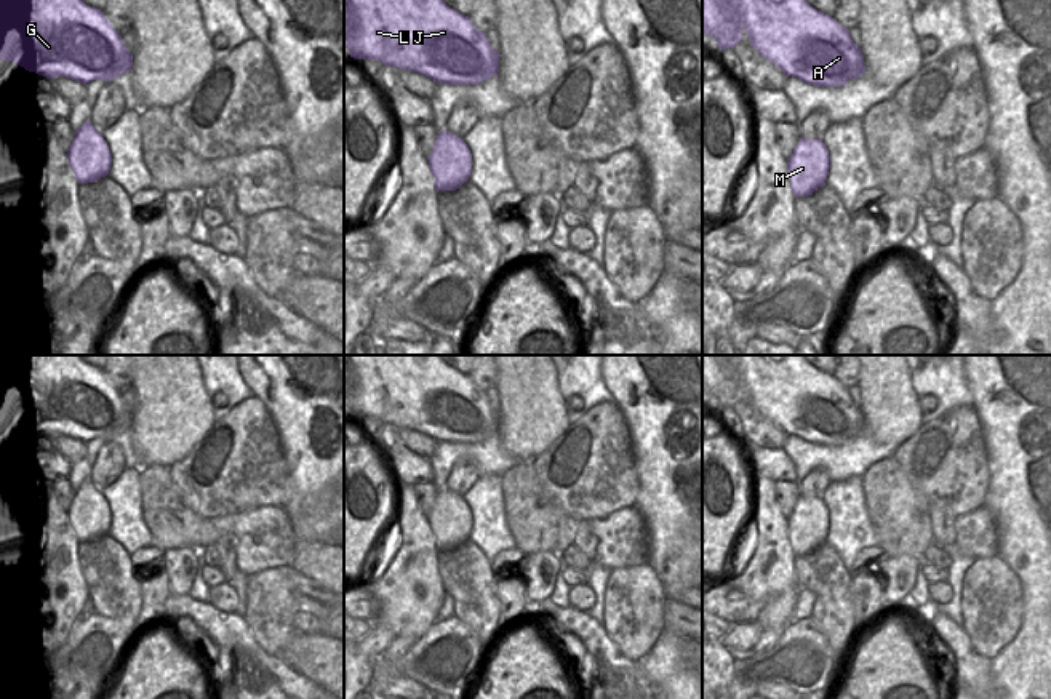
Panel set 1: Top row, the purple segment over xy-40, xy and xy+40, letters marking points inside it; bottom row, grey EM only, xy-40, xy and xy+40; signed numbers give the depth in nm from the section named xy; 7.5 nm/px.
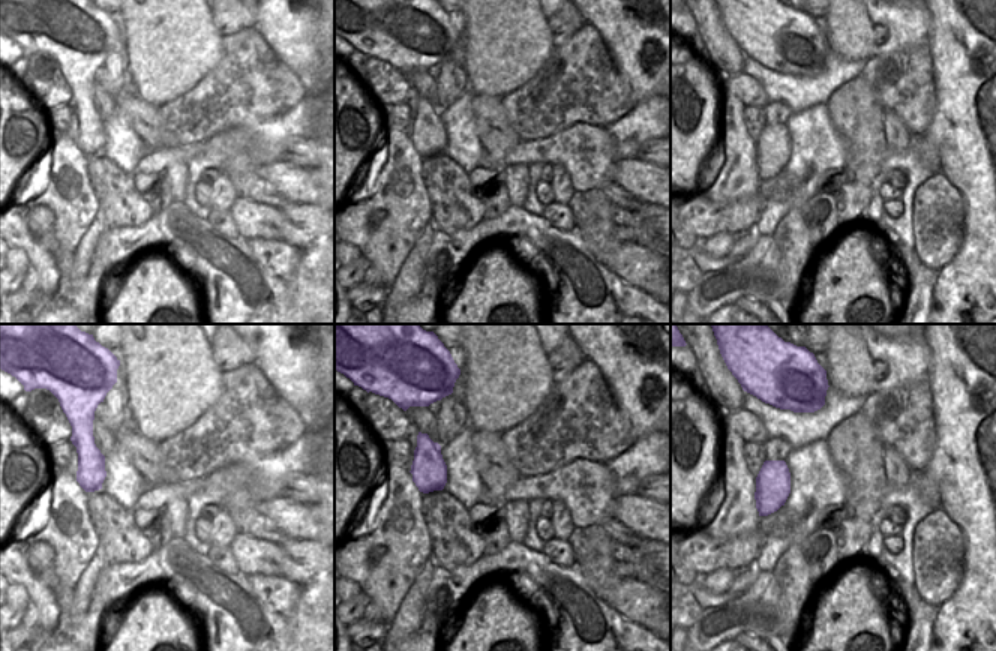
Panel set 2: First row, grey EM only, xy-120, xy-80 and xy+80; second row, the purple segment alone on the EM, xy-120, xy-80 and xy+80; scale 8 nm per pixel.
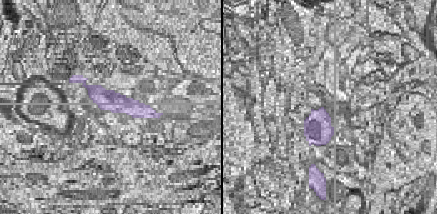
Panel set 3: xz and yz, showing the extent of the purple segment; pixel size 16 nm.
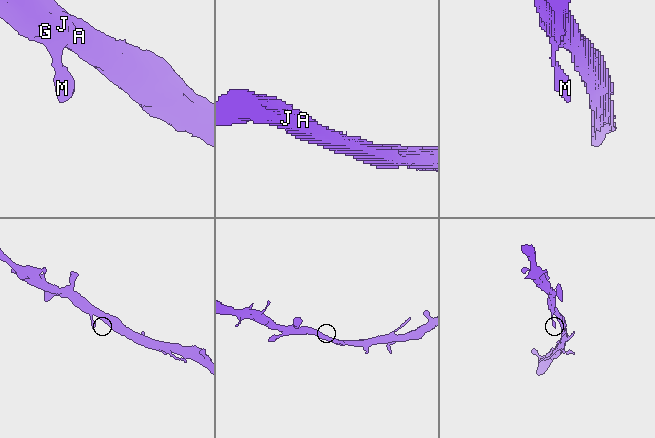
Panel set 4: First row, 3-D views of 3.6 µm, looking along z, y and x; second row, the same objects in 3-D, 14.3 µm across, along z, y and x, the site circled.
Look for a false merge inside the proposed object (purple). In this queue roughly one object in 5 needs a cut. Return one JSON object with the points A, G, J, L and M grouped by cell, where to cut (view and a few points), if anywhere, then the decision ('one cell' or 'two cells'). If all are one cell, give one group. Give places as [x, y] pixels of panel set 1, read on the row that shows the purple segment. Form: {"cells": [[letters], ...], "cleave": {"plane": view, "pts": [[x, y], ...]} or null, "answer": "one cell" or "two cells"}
{"cells": [["A", "G", "J", "L", "M"]], "cleave": null, "answer": "one cell"}

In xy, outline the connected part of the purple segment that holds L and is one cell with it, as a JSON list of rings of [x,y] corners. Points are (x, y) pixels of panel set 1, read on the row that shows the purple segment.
[[[344,0],[344,48],[354,59],[378,59],[443,85],[478,85],[499,72],[499,53],[491,48],[486,34],[443,0]]]

